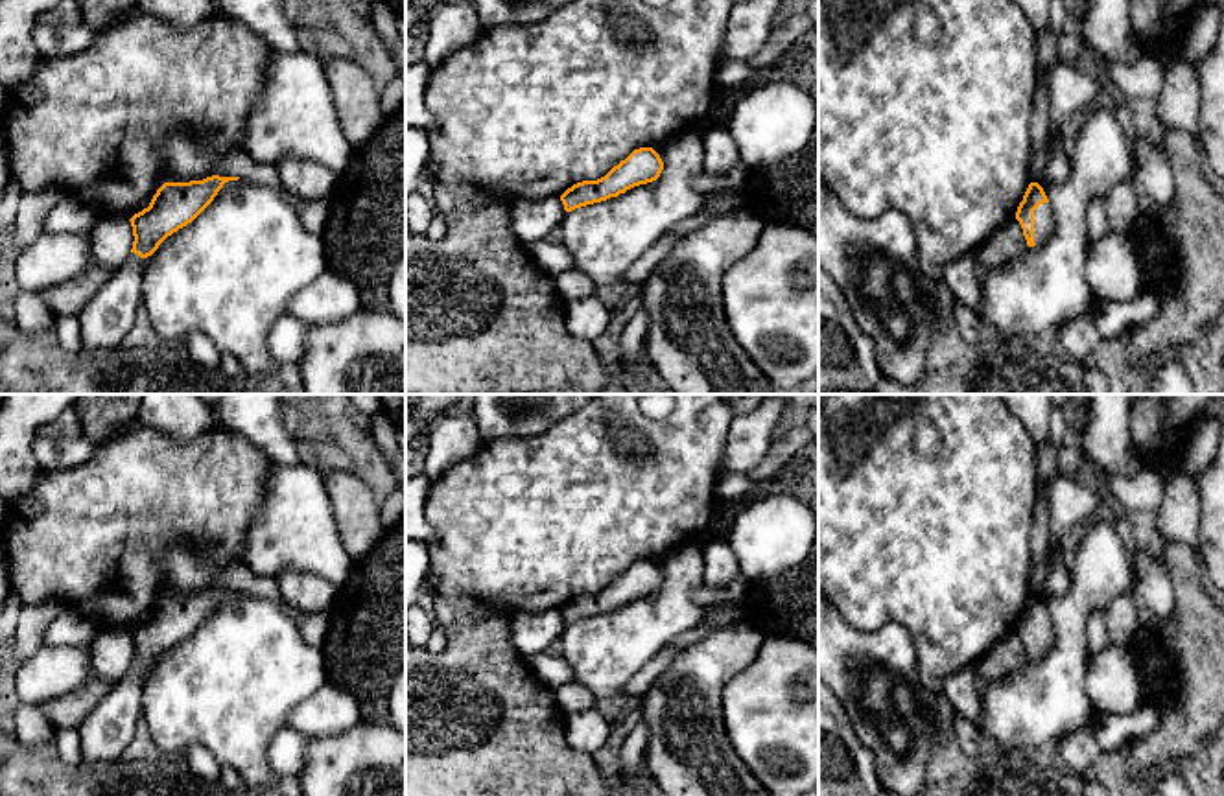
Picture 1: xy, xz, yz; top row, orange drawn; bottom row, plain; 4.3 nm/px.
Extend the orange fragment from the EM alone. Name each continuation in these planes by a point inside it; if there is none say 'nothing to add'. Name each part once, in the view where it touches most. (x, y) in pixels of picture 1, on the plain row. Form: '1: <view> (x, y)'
1: yz (1044, 632)

